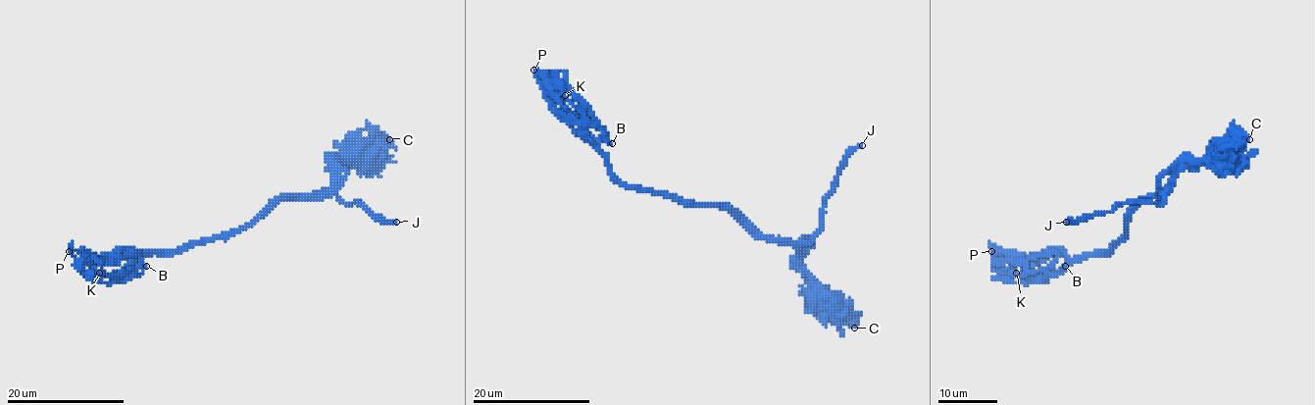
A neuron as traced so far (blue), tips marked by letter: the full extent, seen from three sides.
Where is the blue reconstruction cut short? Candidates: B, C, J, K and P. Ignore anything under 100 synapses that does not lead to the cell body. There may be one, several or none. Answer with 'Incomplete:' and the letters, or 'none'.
Incomplete: J

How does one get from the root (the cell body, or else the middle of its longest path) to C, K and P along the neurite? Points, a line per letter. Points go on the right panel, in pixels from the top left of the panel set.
C: (1127, 228), (1127, 217), (1144, 199), (1158, 196), (1179, 170), (1215, 160), (1232, 143), (1244, 143), (1249, 139)
K: (1127, 228), (1107, 251), (1077, 258), (1057, 257), (1045, 269), (1016, 273)
P: (1127, 228), (1107, 251), (1088, 257), (1071, 258), (1065, 252), (1053, 252), (1039, 263), (1013, 263), (991, 251)

